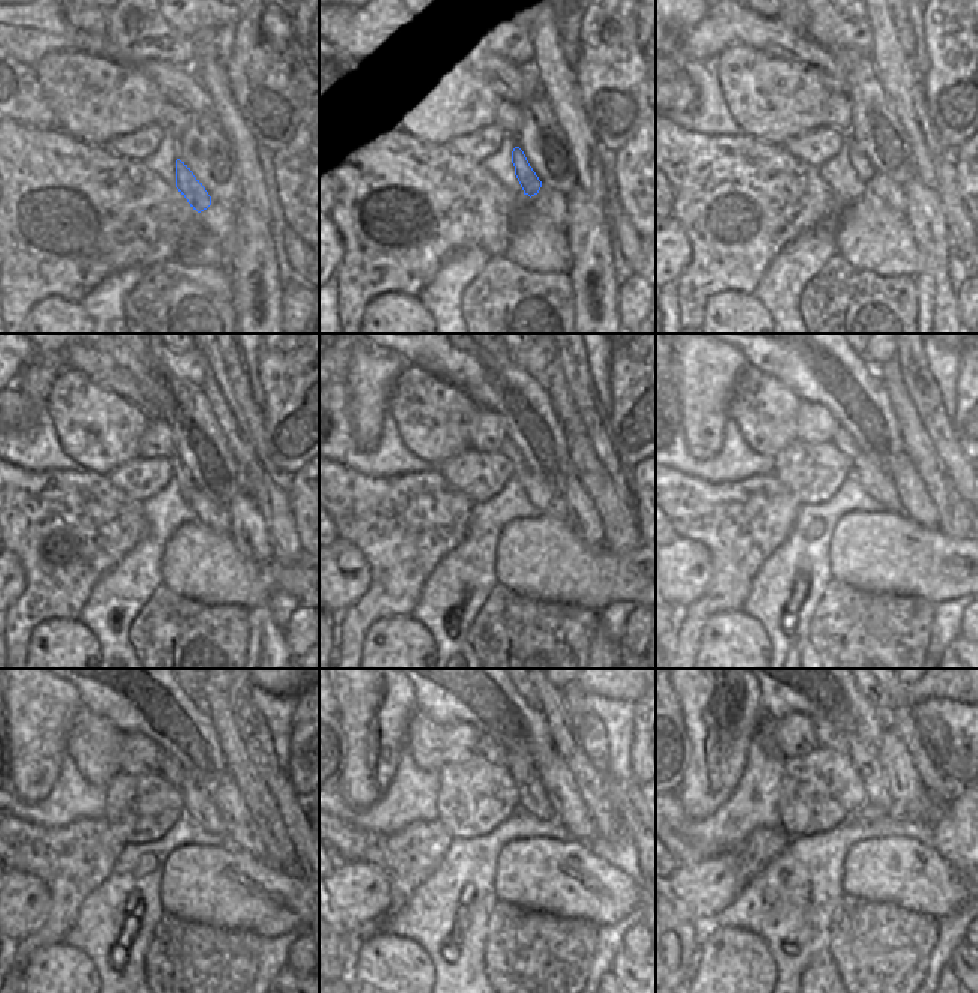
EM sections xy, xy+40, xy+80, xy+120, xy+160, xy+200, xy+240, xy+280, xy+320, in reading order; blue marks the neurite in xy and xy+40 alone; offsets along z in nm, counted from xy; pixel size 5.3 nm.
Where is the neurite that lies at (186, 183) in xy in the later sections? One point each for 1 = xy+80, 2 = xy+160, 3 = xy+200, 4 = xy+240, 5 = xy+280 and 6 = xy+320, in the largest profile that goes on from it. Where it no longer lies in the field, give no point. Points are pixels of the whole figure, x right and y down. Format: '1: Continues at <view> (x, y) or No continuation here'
1: Continues at xy+80 (861, 165)
2: Continues at xy+160 (509, 449)
3: Continues at xy+200 (843, 440)
4: Continues at xy+240 (170, 770)
5: Continues at xy+280 (486, 746)
6: Continues at xy+320 (827, 737).

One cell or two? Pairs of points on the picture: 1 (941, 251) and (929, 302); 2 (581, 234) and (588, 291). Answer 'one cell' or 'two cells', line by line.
1: one cell
2: one cell

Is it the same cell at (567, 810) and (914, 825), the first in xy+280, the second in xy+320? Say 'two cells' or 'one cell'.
two cells

